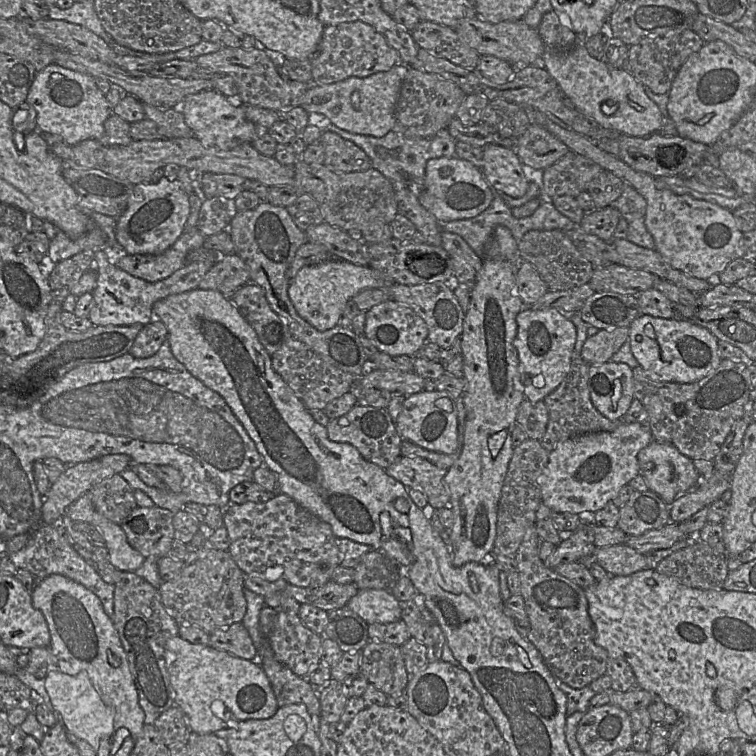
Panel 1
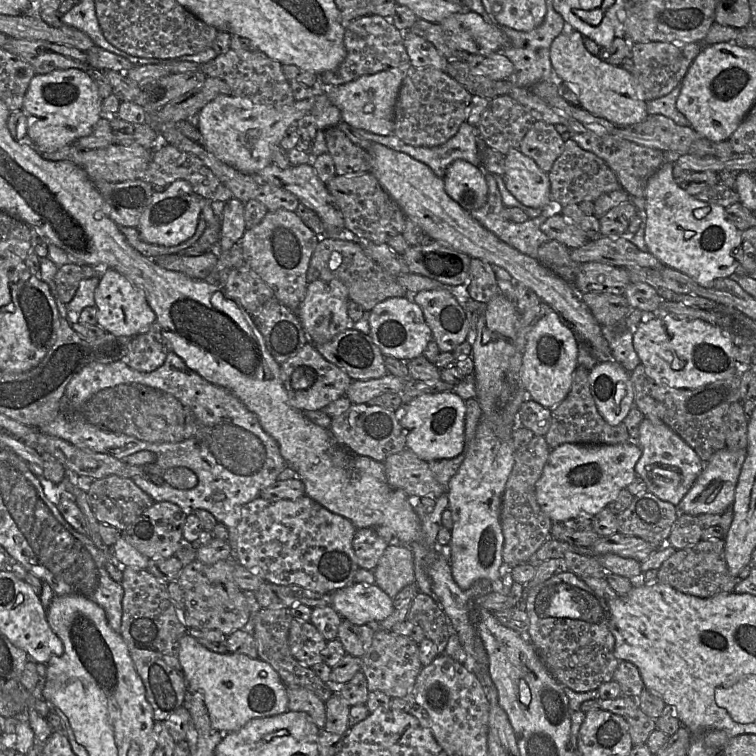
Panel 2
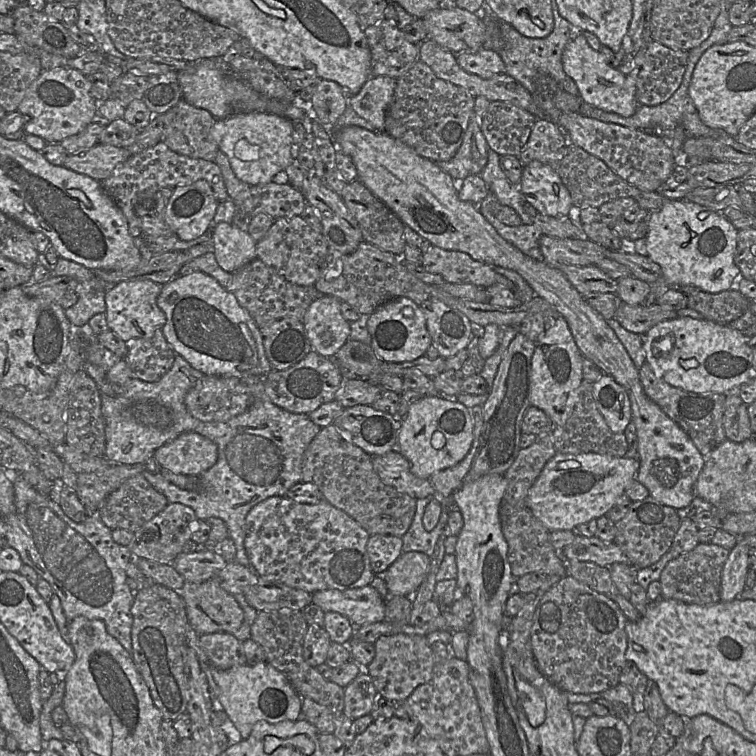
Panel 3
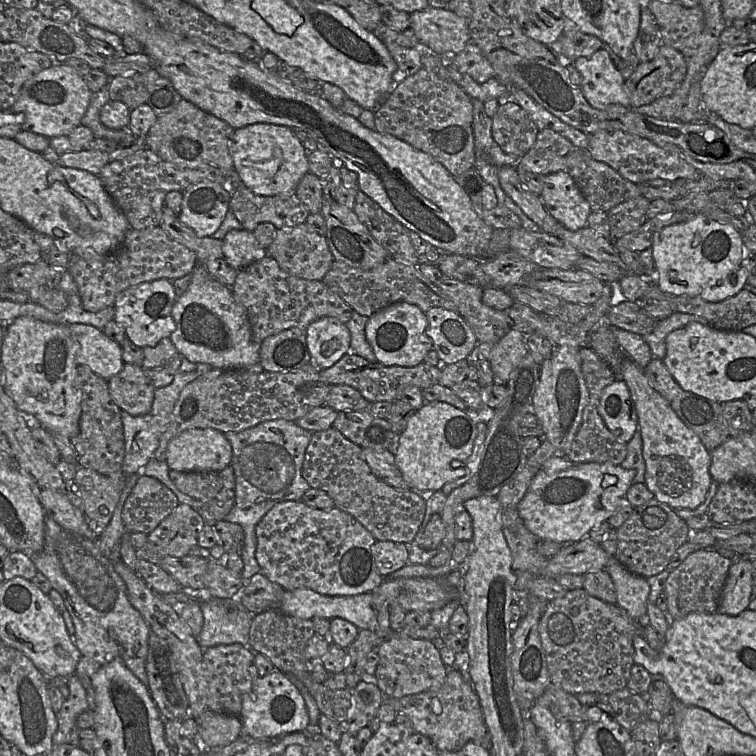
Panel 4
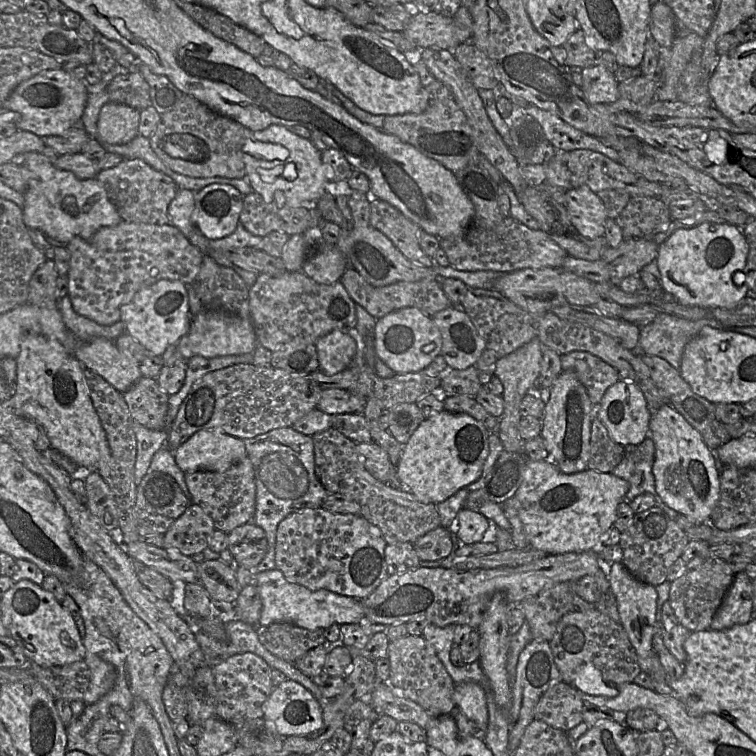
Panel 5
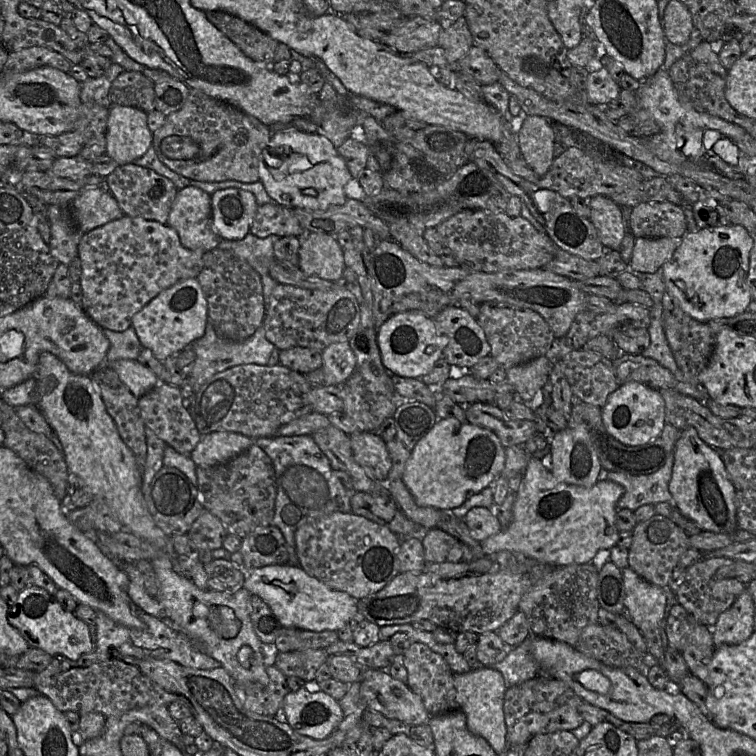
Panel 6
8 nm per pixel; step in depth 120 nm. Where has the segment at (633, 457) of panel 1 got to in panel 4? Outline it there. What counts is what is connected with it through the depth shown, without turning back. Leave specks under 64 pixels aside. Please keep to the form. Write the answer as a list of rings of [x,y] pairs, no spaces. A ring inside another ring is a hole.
[[[562,454],[550,457],[533,477],[524,497],[519,503],[518,511],[527,529],[539,540],[551,540],[561,544],[580,541],[597,528],[617,510],[620,498],[625,497],[633,483],[635,471],[625,469],[609,462],[576,463]]]

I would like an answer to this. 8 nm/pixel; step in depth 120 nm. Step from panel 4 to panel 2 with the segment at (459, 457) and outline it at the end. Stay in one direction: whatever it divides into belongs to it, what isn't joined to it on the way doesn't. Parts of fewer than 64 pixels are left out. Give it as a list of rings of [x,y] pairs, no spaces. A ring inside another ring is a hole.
[[[454,392],[423,394],[404,405],[400,424],[405,435],[406,449],[430,462],[451,459],[462,453],[465,442],[465,400]]]

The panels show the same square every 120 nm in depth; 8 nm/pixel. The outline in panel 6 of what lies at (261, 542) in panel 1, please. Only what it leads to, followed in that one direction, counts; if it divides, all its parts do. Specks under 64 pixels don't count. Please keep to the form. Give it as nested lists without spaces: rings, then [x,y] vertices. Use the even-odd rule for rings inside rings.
[[[343,512],[309,520],[295,533],[298,565],[310,576],[357,600],[378,592],[400,573],[397,558],[400,541],[386,526]]]

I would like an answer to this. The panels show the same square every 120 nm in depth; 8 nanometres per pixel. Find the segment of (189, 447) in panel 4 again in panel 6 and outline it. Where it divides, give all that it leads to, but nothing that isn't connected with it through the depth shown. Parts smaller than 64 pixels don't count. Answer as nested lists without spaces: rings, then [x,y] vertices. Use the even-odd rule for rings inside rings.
[[[211,432],[201,437],[190,458],[197,467],[223,464],[247,451],[253,443],[252,438],[237,432]]]

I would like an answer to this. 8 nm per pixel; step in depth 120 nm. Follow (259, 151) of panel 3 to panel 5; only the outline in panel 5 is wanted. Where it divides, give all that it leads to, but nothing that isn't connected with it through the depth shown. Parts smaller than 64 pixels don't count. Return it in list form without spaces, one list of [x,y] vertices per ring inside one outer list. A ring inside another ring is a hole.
[[[274,124],[254,132],[254,139],[266,143],[280,144],[289,150],[286,160],[268,161],[250,153],[244,153],[246,177],[253,191],[258,192],[267,203],[277,207],[313,206],[327,192],[327,165],[322,162],[322,151],[310,139],[302,138],[289,128]]]

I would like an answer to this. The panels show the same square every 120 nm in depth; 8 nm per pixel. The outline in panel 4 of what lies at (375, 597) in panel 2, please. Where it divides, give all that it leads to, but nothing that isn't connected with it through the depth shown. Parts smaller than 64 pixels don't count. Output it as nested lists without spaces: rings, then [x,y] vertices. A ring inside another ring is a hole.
[[[308,588],[285,590],[278,610],[302,619],[338,617],[351,622],[359,630],[376,627],[377,611],[370,592],[331,596]]]

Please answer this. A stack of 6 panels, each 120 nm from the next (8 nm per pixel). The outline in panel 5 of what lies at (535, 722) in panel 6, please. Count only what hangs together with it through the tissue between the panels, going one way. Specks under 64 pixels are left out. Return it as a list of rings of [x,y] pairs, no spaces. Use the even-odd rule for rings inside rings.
[[[560,681],[540,697],[534,708],[534,719],[568,732],[583,721],[583,704],[574,687]]]

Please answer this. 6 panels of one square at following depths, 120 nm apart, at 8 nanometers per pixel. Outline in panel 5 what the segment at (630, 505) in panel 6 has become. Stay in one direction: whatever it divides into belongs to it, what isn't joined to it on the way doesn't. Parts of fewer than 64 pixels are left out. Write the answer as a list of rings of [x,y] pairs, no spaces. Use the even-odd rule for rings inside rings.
[[[649,432],[640,444],[636,445],[633,450],[625,454],[621,462],[611,472],[613,475],[624,479],[629,483],[629,489],[623,499],[627,502],[632,501],[636,496],[643,493],[656,494],[655,480],[652,472],[654,460],[653,441],[649,440],[648,437],[650,437]]]

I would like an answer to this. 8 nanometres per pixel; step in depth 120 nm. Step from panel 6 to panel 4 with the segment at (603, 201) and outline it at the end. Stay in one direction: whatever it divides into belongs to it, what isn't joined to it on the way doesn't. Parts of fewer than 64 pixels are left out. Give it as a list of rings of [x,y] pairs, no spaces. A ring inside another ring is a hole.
[[[568,172],[545,175],[539,197],[548,212],[567,229],[576,231],[587,226],[592,209]]]

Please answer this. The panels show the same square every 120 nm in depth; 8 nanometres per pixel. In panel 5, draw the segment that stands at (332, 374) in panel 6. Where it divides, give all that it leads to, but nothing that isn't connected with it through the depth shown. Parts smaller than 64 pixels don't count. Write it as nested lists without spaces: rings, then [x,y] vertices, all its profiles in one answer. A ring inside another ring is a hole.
[[[334,330],[315,342],[319,369],[327,374],[336,374],[353,363],[356,342],[353,333]]]

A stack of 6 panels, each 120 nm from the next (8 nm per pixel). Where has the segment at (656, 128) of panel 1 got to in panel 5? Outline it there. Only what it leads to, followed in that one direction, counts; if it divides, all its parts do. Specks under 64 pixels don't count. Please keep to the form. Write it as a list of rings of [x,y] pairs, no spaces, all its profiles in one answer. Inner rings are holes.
[[[599,56],[594,65],[583,68],[582,75],[581,89],[590,103],[610,105],[618,100],[619,83]]]

